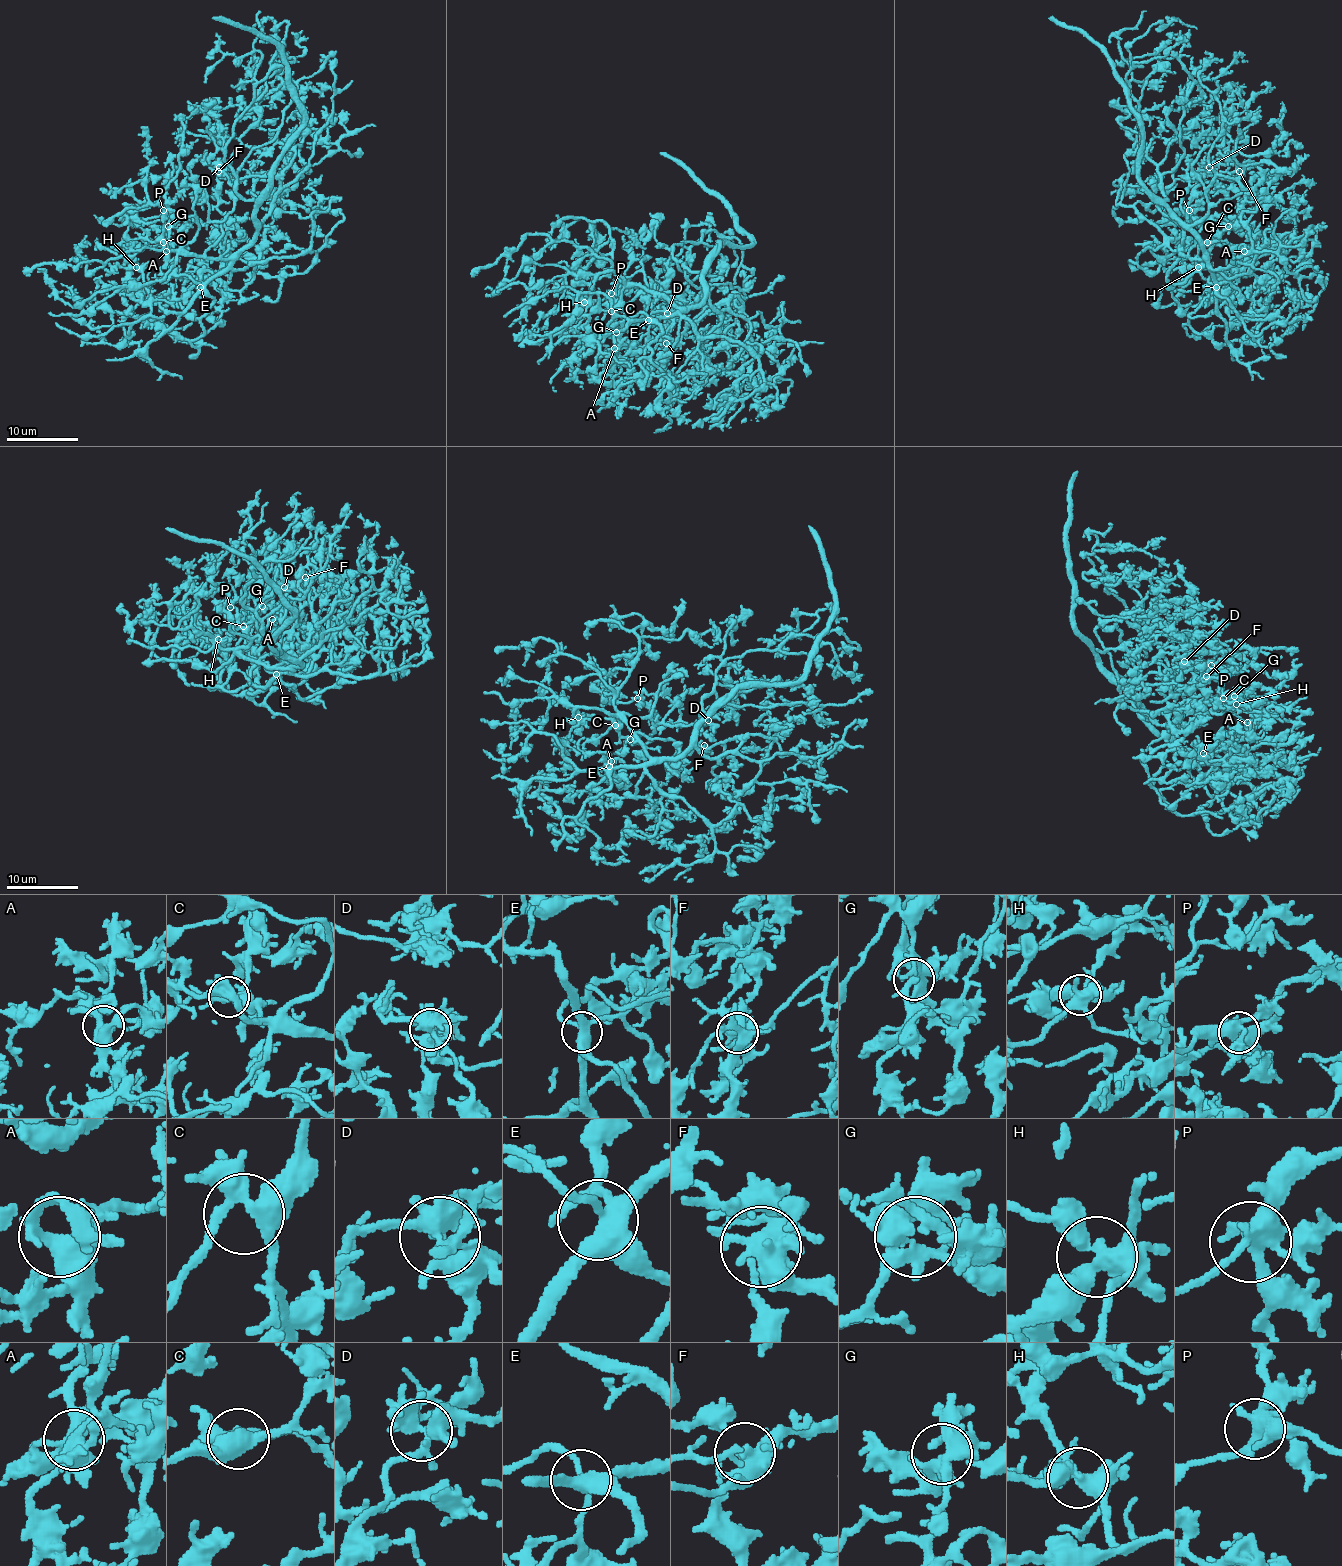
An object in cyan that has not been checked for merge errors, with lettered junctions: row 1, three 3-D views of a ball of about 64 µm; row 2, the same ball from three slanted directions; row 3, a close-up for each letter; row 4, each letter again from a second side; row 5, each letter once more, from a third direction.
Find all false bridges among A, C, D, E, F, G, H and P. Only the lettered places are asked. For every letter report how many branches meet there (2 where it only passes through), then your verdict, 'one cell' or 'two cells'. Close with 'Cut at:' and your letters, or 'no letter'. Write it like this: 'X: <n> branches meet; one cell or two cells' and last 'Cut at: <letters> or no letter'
A: 5 branches meet; one cell
C: 4 branches meet; one cell
D: 8 branches meet; one cell
E: 5 branches meet; one cell
F: 4 branches meet; one cell
G: 5 branches meet; one cell
H: 7 branches meet; one cell
P: 4 branches meet; one cell
Cut at: no letter

